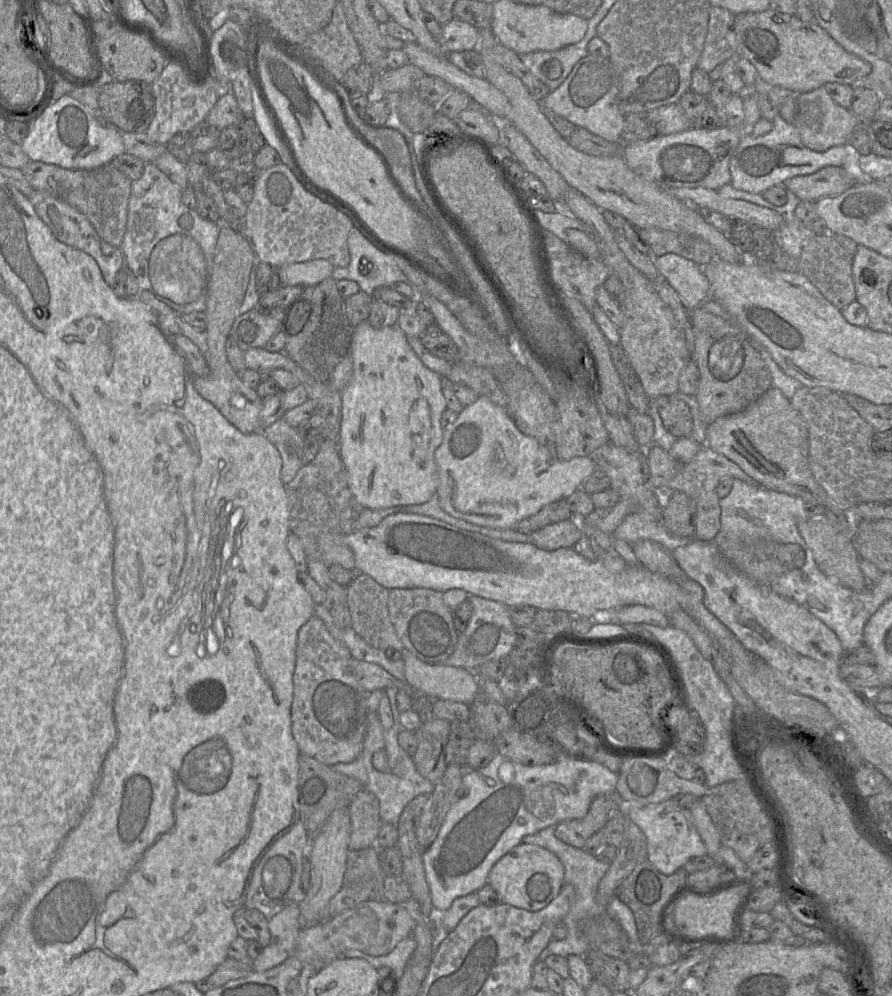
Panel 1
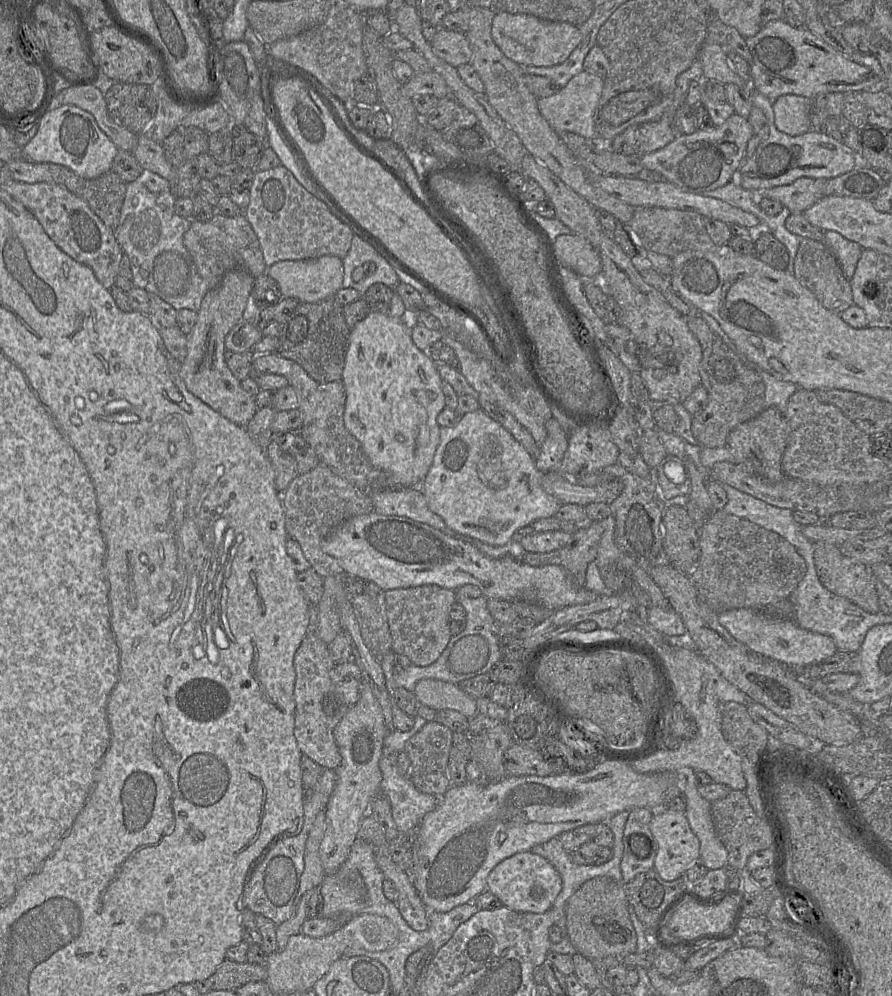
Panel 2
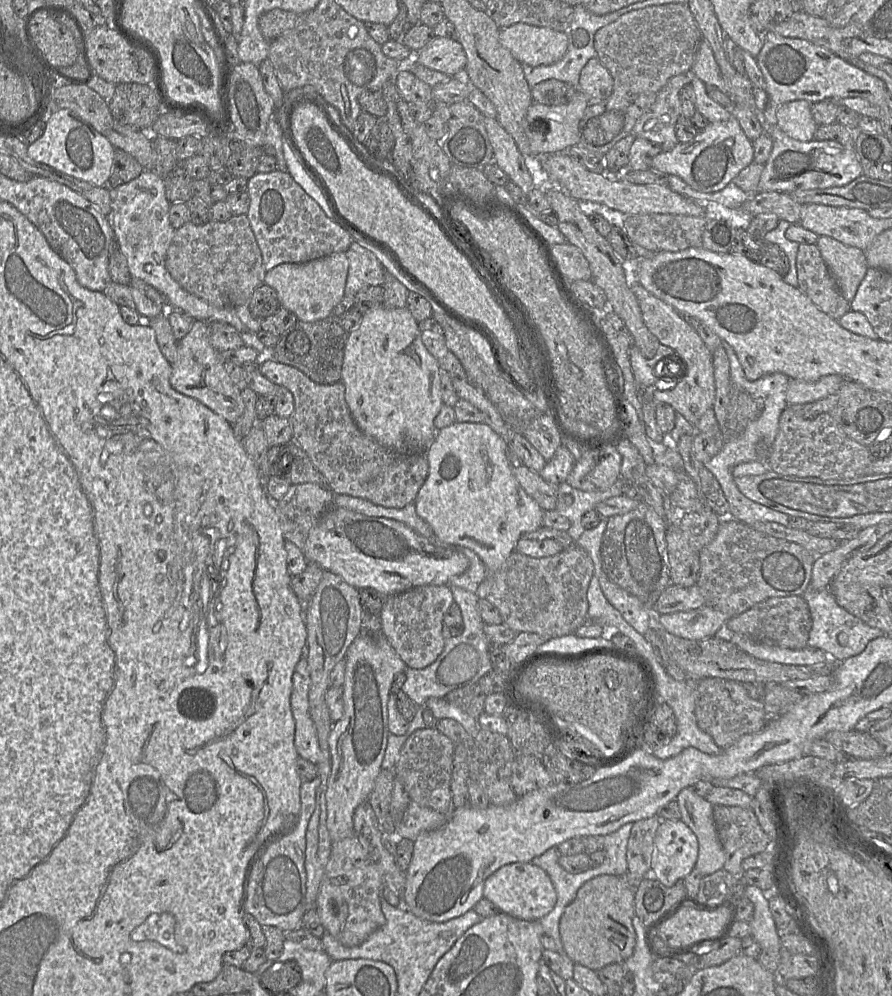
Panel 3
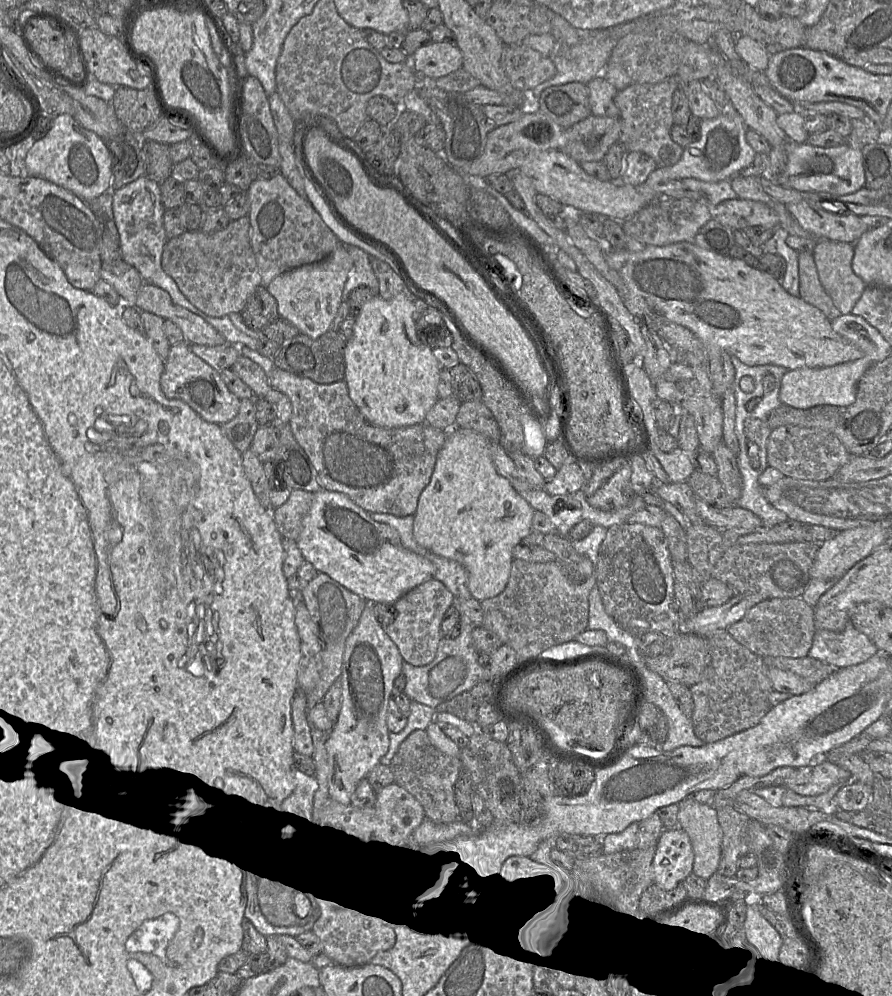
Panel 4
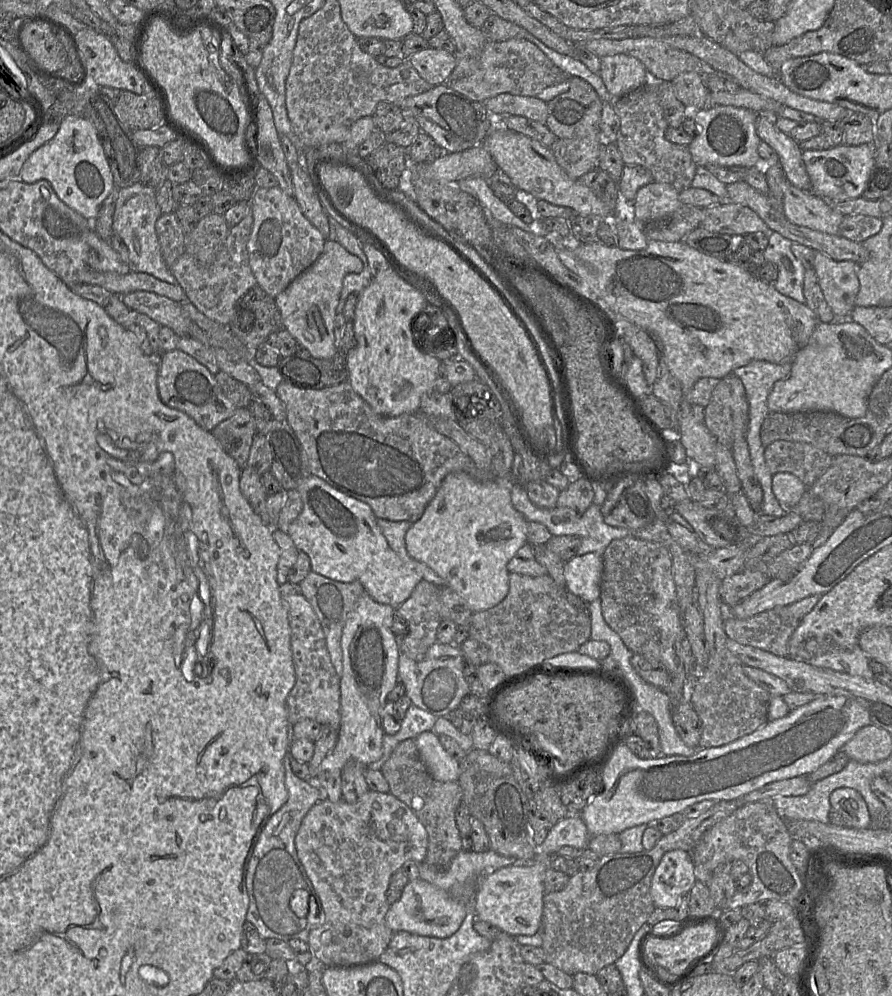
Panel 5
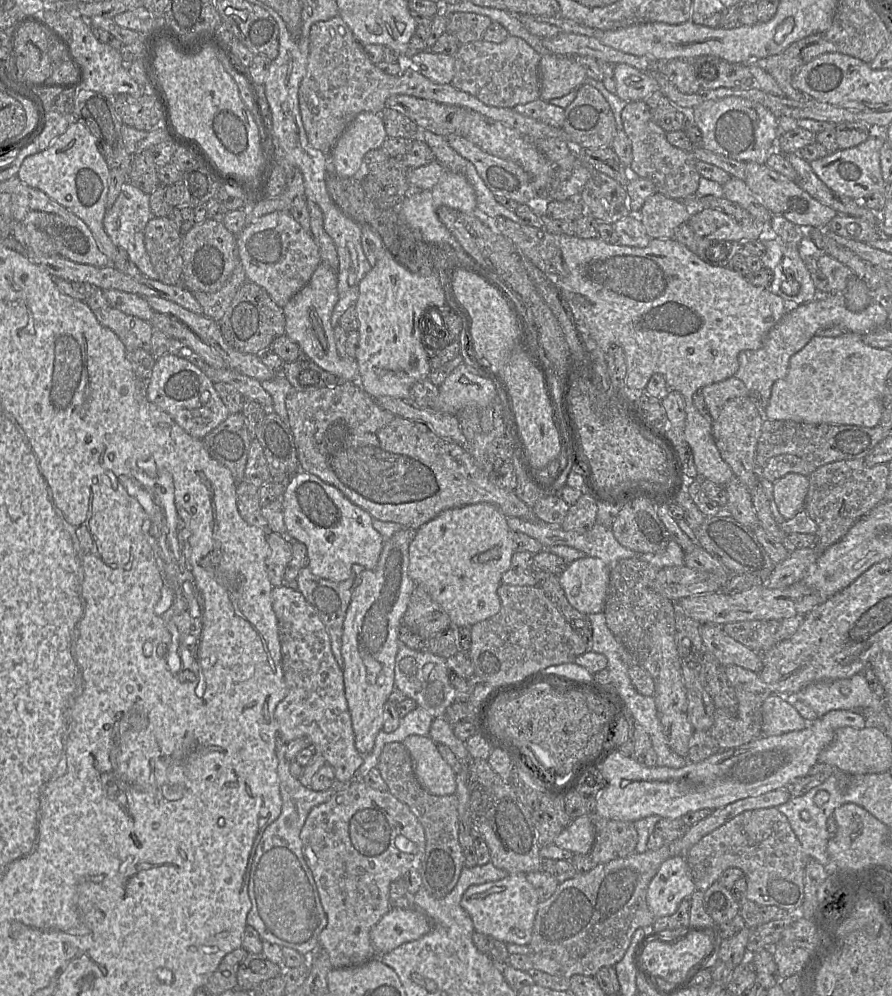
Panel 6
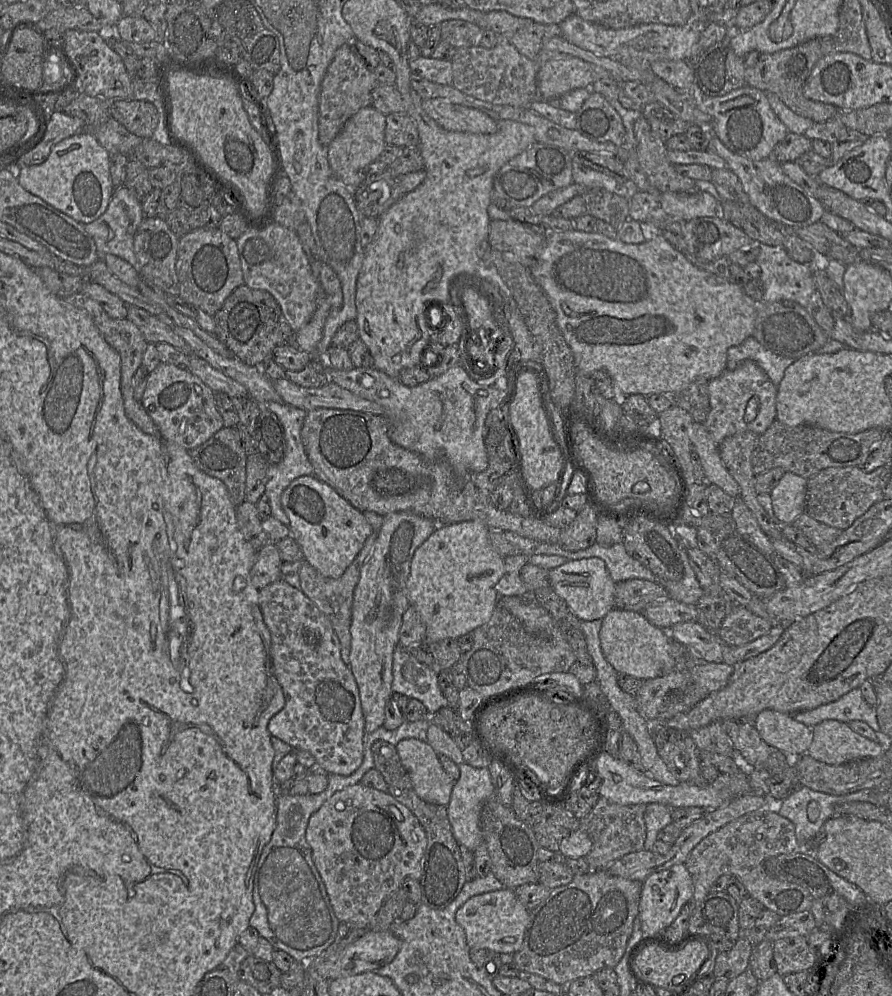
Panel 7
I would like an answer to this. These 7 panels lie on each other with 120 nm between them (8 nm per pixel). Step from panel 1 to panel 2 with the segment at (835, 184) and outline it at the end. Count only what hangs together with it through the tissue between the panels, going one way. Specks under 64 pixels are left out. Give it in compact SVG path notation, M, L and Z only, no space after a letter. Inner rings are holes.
M803 177L803 178L799 178L795 180L793 183L789 185L773 187L768 190L762 191L761 194L756 194L756 195L761 195L763 197L780 202L784 207L788 208L791 213L802 213L803 214L805 210L807 210L812 205L814 205L821 198L825 197L825 188L826 188L826 185L828 184L828 180L830 179Z

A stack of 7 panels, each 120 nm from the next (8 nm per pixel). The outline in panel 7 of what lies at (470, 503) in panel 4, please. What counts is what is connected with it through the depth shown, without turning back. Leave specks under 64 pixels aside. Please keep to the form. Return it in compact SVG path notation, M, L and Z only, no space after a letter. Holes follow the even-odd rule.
M471 520L452 524L442 524L438 525L435 531L415 550L411 560L410 574L406 582L406 588L409 604L416 609L421 620L425 624L426 644L432 645L446 638L458 639L469 632L473 632L476 628L490 620L499 599L495 586L505 573L505 562L504 557L497 553L491 546L489 532L490 529L480 521Z

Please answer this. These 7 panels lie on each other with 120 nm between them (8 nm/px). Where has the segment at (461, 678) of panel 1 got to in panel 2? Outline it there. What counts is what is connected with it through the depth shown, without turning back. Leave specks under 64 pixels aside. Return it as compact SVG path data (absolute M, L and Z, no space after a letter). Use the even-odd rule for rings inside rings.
M423 679L417 682L413 693L419 703L435 711L455 710L468 719L473 718L478 713L476 700L465 693L458 684Z

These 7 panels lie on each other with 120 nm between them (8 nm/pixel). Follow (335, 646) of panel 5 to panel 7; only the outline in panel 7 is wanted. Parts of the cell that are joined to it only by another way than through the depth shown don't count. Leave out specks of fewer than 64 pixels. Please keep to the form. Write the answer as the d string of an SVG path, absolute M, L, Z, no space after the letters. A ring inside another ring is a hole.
M377 532L372 534L366 539L363 548L360 550L356 558L345 570L345 572L338 578L332 579L321 575L316 569L310 564L304 562L299 570L299 578L301 588L300 590L317 606L317 608L330 620L333 629L338 636L340 642L340 653L344 663L348 666L349 653L351 648L351 614L352 614L352 603L354 589L359 581L360 571L369 557L370 552L373 548L375 540L377 538Z

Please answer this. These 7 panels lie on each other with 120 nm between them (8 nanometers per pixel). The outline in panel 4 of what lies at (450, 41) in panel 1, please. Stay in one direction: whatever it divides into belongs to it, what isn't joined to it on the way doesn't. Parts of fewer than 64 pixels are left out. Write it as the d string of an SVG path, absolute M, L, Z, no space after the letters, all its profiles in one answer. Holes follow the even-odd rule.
M431 42L418 48L409 59L418 77L428 81L434 81L462 67L461 50L457 45L447 42Z

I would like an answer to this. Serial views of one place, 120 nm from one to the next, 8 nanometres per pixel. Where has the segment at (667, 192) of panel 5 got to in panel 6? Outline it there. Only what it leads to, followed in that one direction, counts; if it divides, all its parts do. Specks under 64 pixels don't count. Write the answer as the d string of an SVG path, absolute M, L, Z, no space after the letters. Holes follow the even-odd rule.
M659 192L650 196L640 210L641 223L650 239L673 239L677 228L692 215L683 201Z

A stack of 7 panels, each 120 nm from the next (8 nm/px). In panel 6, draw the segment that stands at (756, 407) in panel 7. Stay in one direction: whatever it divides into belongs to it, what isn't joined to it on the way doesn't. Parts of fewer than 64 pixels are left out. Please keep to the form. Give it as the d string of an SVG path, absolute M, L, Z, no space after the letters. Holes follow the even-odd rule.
M734 376L701 389L708 413L712 420L718 418L725 403L734 398L750 396L745 384Z

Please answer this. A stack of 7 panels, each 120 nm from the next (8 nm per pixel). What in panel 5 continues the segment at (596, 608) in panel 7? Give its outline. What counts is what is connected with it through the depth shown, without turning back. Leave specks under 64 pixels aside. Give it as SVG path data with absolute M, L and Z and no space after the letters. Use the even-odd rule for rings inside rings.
M590 552L574 556L564 564L566 589L587 604L601 594L603 558Z

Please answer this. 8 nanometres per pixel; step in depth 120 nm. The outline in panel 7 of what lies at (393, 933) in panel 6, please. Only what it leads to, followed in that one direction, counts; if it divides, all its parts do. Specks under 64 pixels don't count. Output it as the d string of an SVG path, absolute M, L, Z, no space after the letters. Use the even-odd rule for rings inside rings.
M389 930L368 931L344 949L328 970L326 980L375 972L394 959L400 946L400 940Z

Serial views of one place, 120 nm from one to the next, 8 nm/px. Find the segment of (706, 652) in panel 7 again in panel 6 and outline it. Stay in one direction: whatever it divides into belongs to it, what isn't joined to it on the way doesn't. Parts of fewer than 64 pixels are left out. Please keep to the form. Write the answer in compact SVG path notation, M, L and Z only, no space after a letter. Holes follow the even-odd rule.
M701 624L700 635L704 648L722 665L737 665L755 672L761 670L762 654L734 640L721 626Z

